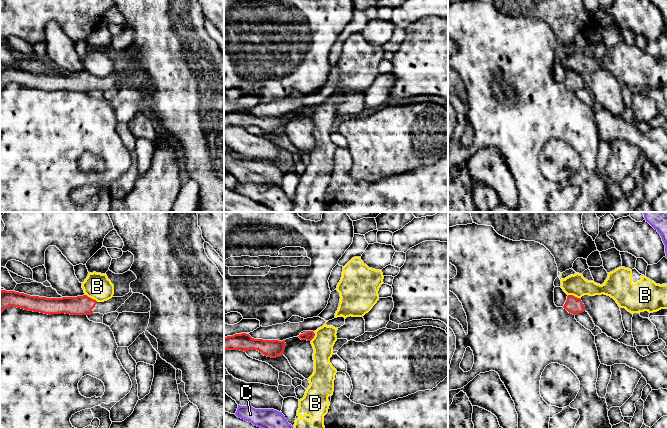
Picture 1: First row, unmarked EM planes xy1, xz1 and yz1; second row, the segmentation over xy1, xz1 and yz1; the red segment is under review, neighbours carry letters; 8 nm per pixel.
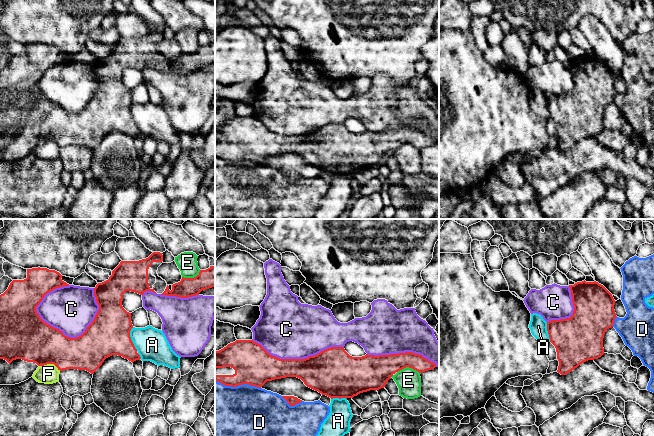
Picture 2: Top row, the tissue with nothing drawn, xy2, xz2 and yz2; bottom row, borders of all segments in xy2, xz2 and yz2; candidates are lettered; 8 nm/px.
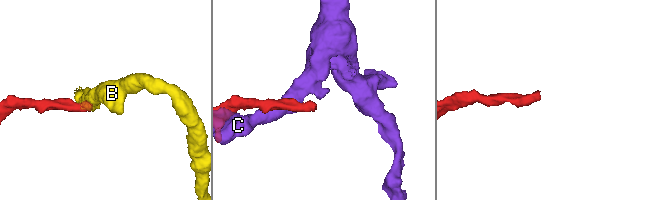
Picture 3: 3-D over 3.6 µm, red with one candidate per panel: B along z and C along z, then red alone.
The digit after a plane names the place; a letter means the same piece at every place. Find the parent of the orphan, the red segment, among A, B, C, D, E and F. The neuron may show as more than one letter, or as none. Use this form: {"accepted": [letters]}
{"accepted": []}

